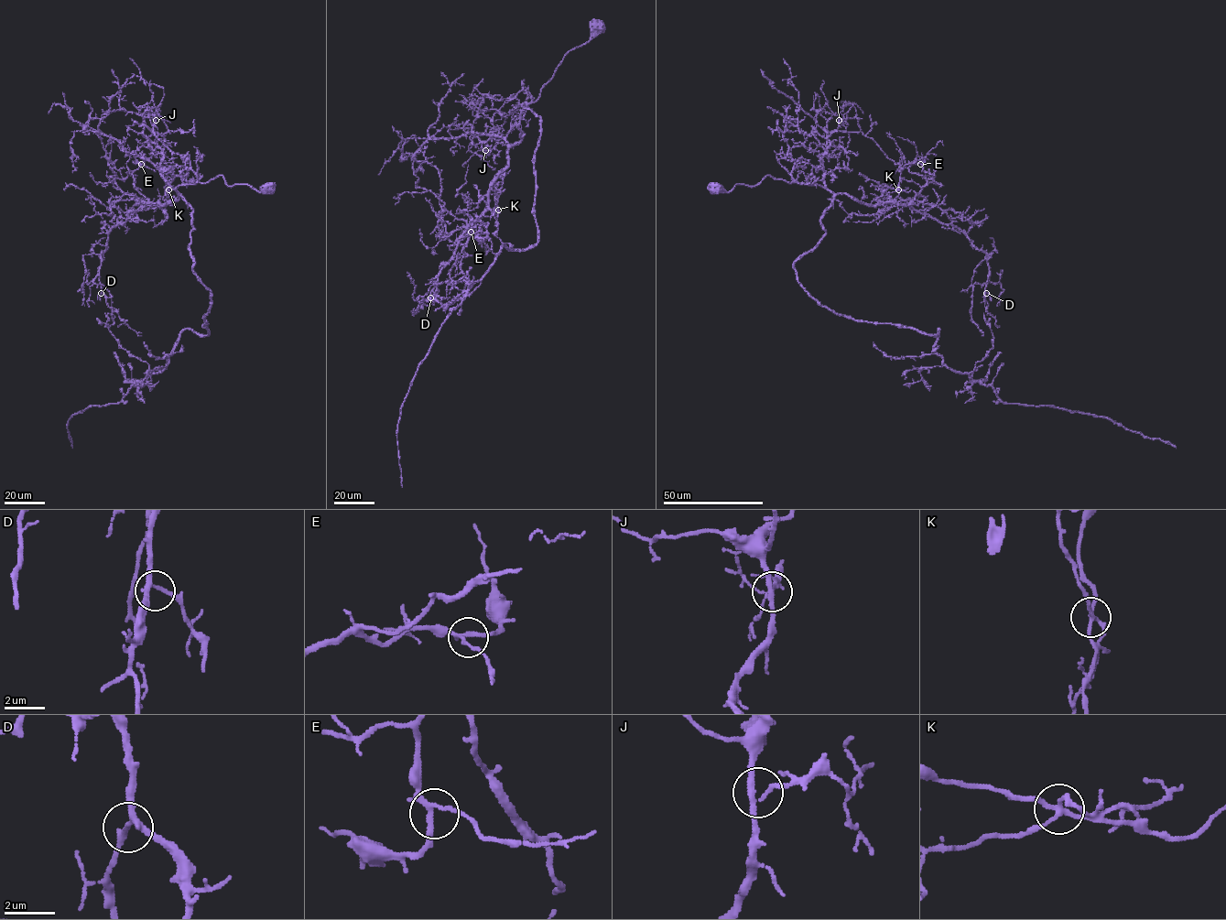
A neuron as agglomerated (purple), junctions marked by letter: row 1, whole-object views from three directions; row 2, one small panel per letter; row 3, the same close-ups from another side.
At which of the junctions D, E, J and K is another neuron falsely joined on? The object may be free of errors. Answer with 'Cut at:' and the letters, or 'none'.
Cut at: K

